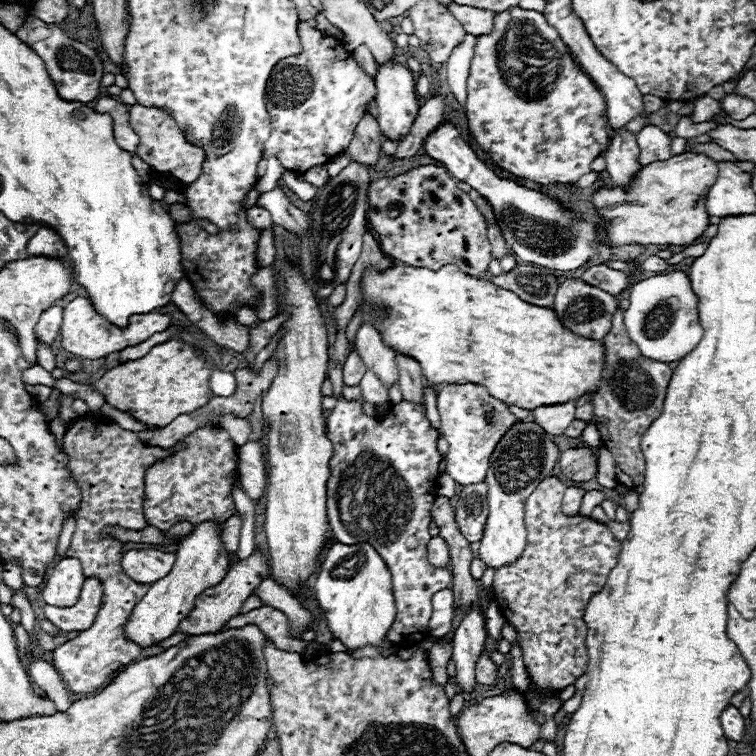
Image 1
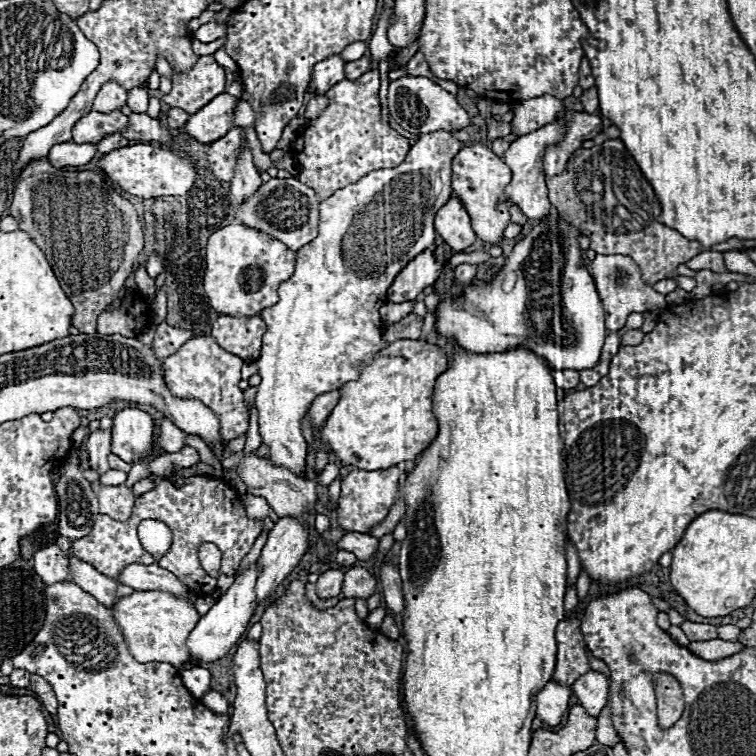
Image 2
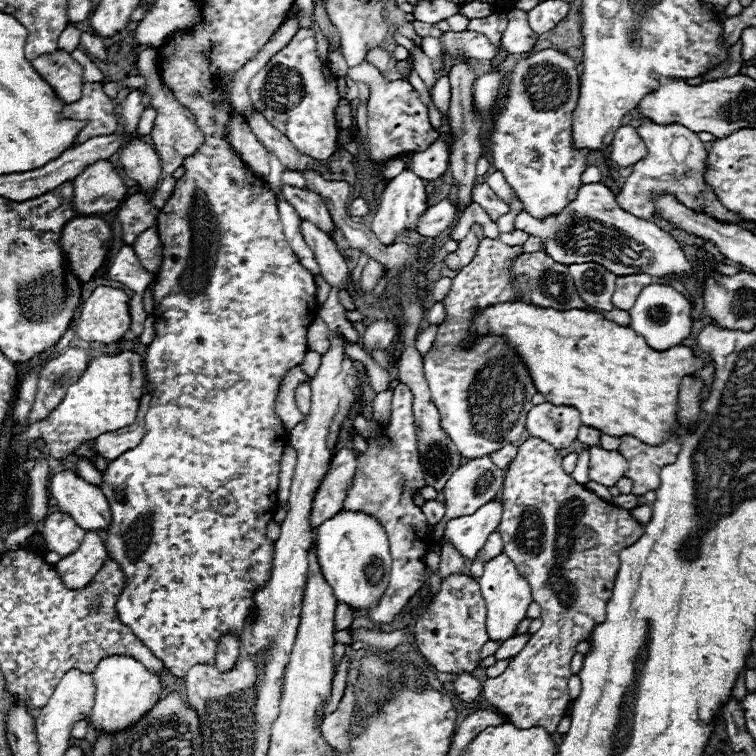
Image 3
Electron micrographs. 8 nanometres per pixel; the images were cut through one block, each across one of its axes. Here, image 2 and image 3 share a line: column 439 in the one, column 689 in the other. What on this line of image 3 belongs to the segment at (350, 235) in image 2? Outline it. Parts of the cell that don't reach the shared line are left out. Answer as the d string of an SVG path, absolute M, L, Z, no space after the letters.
M642 120L642 122L644 124L640 128L636 128L636 130L642 136L646 148L648 148L648 154L644 156L644 160L640 160L640 162L636 162L632 166L630 176L624 180L624 186L622 186L620 194L616 196L616 202L620 202L620 208L628 210L636 218L644 218L648 222L662 220L658 210L656 210L654 198L658 194L672 194L680 204L684 204L686 208L690 208L694 212L710 214L718 222L740 224L742 222L740 214L726 210L720 204L720 200L716 198L714 190L704 182L708 150L698 140L698 136L694 132L690 132L688 128L680 126L680 124L658 126L658 124L650 122L650 120Z

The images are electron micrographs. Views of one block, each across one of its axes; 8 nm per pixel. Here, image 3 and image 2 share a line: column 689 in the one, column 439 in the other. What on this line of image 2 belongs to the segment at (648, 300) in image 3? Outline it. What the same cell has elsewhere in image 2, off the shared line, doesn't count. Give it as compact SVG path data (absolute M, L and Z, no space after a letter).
M552 206L512 248L506 264L490 282L470 284L460 296L436 304L434 332L472 354L528 348L552 370L592 368L600 360L606 326L594 280L582 264L580 236L582 232L562 220Z

